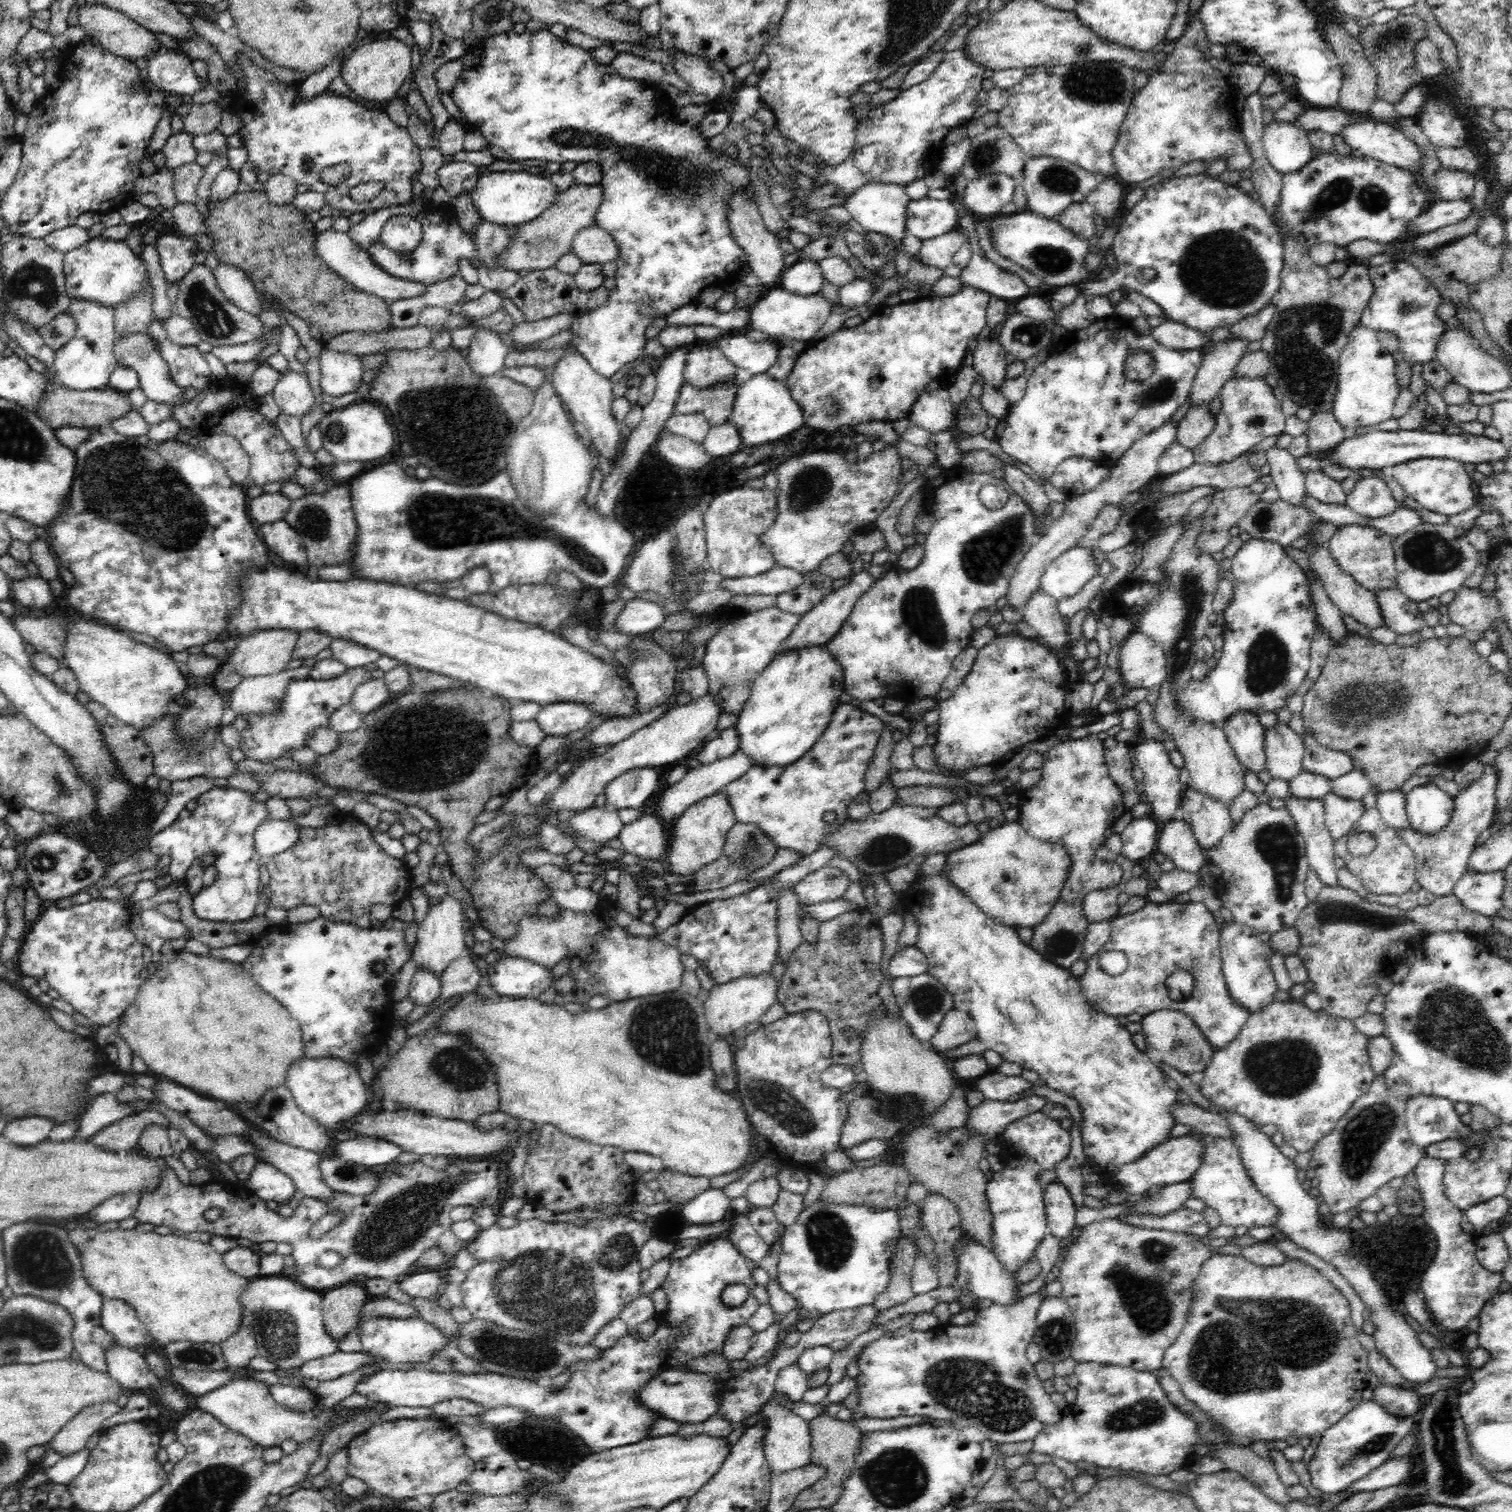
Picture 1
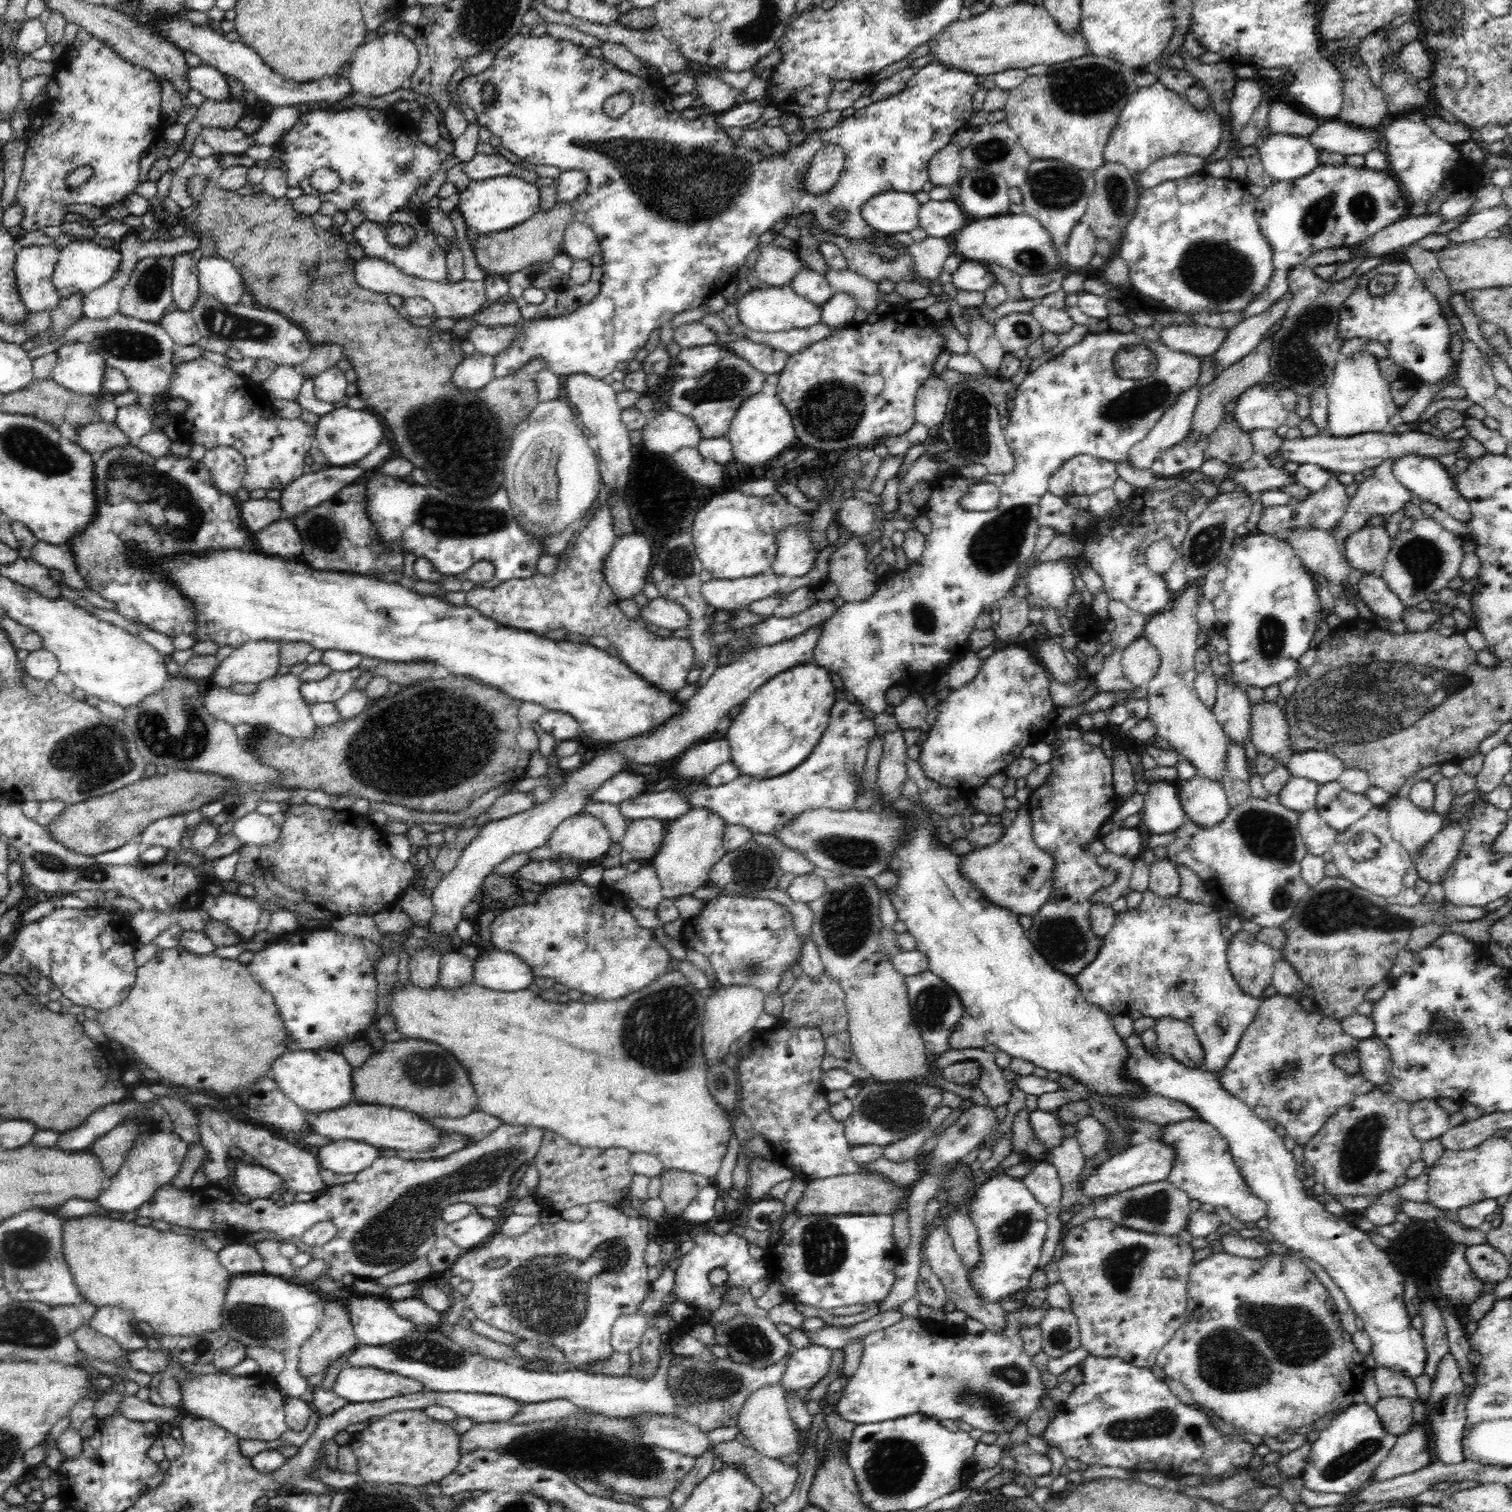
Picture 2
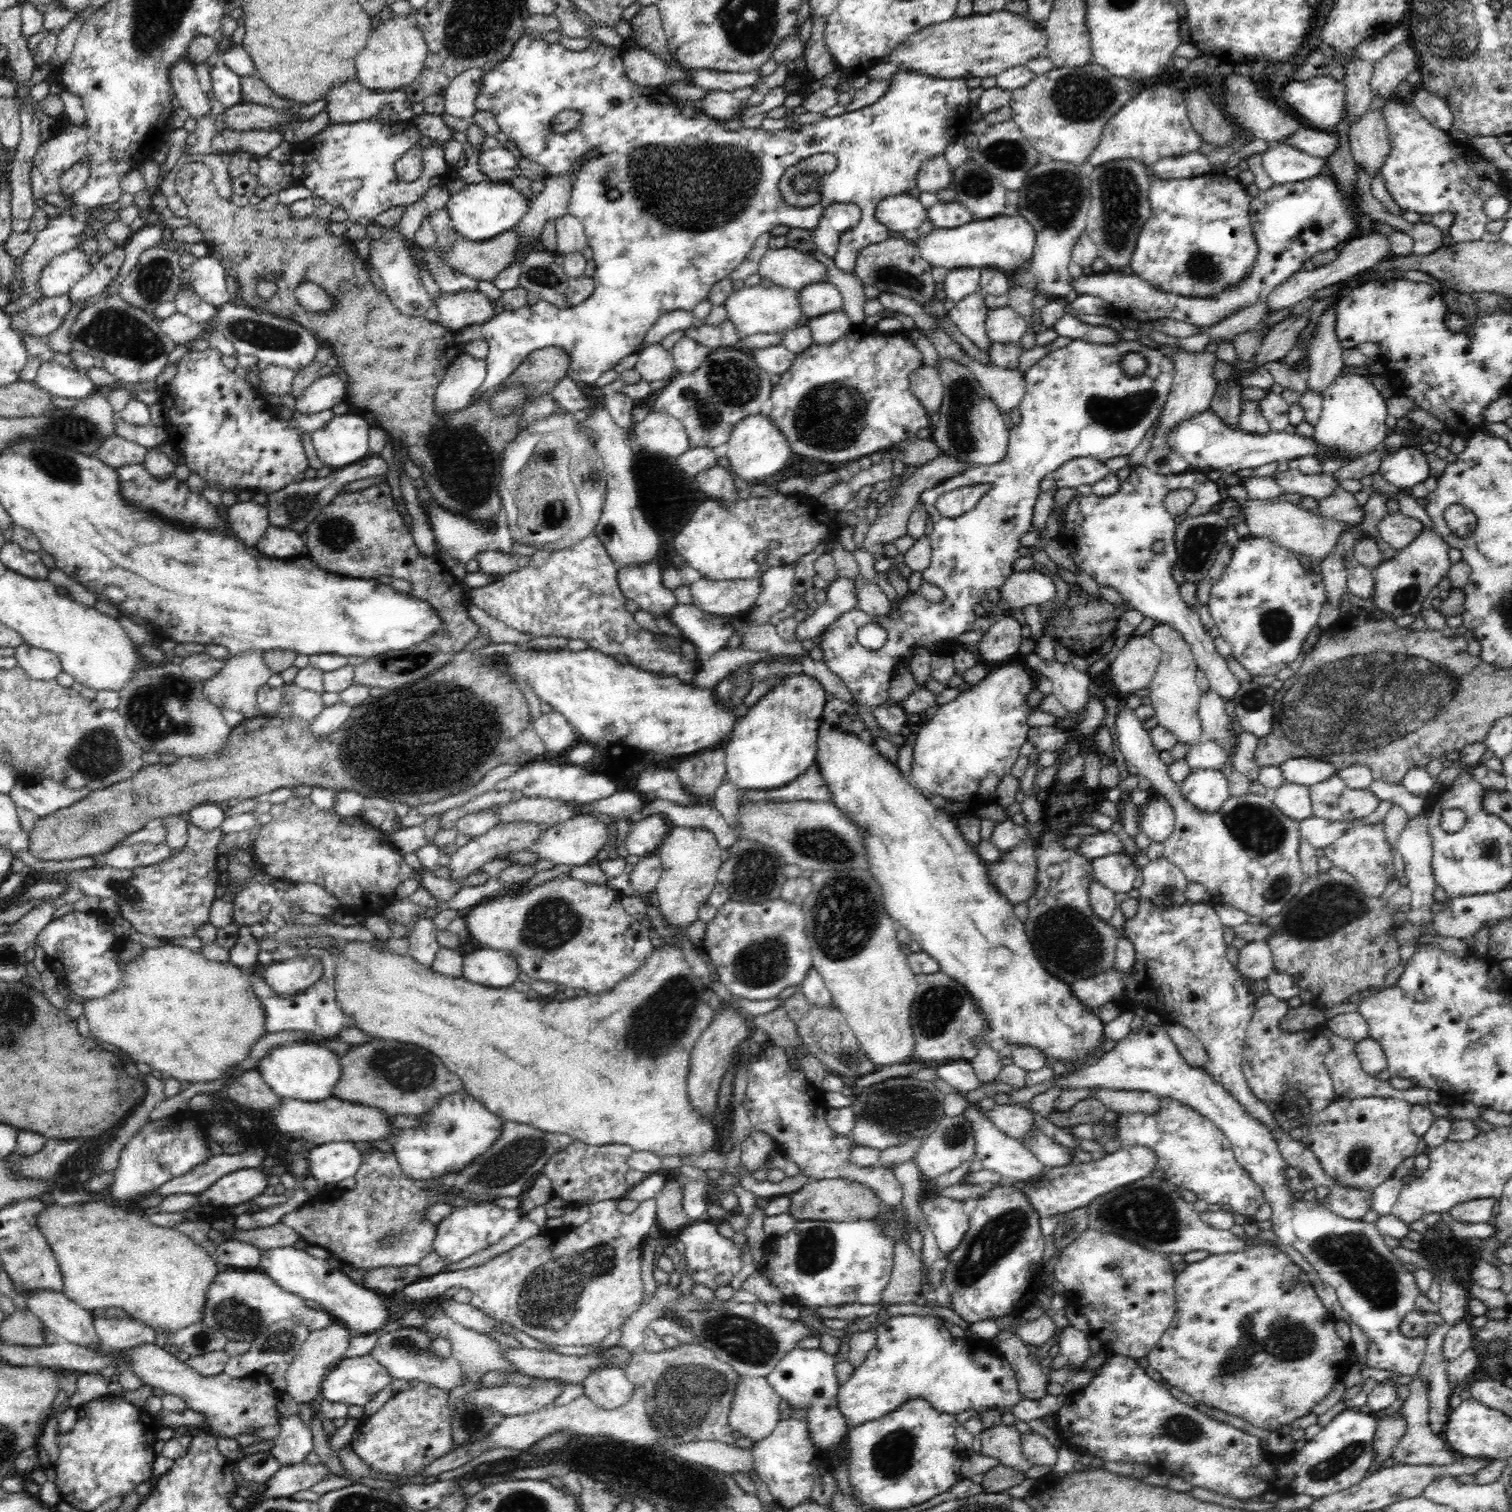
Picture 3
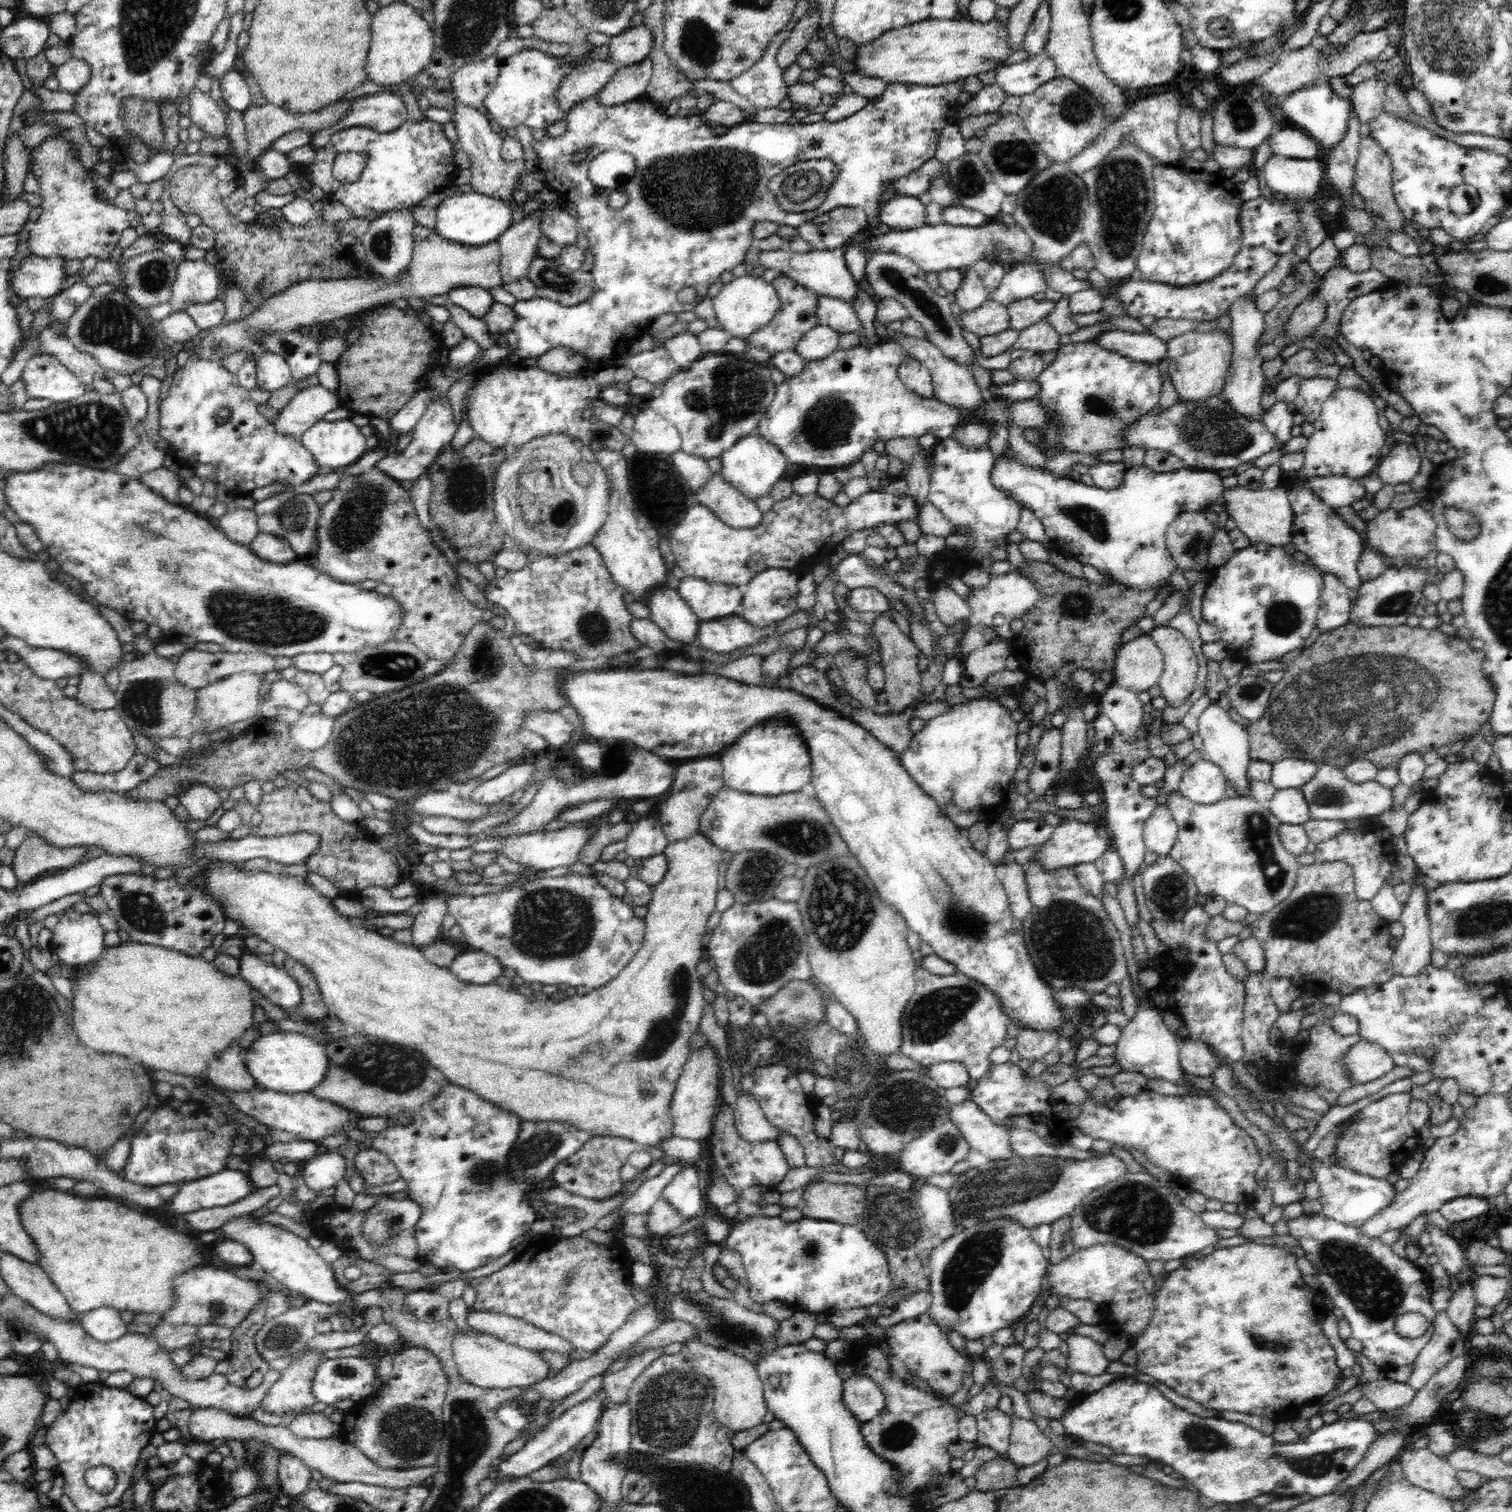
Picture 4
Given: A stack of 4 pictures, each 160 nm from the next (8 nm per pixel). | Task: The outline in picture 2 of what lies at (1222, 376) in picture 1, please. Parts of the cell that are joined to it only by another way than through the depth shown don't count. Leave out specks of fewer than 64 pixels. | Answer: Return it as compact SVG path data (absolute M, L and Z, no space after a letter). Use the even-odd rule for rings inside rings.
M1288 290L1288 293L1277 304L1274 304L1274 307L1244 320L1230 331L1224 338L1222 346L1213 355L1216 375L1220 375L1244 356L1253 352L1263 340L1266 332L1284 318L1290 302L1292 302L1292 293Z

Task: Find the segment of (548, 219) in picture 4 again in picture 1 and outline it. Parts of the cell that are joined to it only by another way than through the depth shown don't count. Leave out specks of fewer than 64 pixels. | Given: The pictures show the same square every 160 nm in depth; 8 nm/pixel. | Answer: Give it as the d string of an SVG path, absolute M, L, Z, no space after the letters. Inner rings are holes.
M594 224L576 232L571 252L580 258L582 264L610 264L620 256L618 242L608 231Z

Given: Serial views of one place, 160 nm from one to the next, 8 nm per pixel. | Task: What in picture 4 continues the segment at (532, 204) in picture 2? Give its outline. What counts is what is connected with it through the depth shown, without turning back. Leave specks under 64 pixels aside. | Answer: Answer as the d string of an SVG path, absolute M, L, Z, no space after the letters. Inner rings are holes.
M474 190L466 193L454 193L435 206L436 224L434 234L463 245L482 246L497 241L512 224L512 205L506 199L486 196Z

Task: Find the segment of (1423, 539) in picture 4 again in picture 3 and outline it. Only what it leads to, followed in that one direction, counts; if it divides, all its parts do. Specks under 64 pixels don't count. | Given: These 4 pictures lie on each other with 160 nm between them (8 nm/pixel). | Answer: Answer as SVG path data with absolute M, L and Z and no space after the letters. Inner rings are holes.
M1399 512L1388 513L1378 524L1378 531L1380 531L1379 535L1382 540L1388 542L1397 551L1408 546L1423 528L1423 522L1416 520L1416 518L1402 516Z

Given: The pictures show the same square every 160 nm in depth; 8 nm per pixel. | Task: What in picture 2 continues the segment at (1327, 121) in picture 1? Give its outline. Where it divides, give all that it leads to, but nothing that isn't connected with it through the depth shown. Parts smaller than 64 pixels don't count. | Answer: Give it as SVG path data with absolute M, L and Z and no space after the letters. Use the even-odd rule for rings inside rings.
M1276 102L1272 106L1272 116L1268 116L1266 125L1269 126L1271 134L1294 135L1307 138L1321 123L1322 120L1298 114L1290 106L1286 106L1282 102Z

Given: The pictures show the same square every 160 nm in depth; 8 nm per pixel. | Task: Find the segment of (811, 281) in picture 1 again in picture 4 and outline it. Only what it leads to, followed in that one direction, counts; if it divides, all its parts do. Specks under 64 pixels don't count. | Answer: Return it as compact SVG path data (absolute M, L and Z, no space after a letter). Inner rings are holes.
M820 295L816 315L818 315L819 324L839 334L852 333L862 329L862 324L856 311L854 311L853 304L840 298Z

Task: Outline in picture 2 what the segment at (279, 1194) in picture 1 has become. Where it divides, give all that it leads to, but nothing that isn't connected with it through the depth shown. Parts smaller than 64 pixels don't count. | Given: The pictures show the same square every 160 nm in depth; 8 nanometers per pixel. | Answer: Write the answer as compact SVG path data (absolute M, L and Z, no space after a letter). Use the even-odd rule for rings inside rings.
M238 1162L235 1168L235 1184L238 1190L248 1198L269 1198L280 1188L285 1188L283 1178L273 1170L258 1164Z

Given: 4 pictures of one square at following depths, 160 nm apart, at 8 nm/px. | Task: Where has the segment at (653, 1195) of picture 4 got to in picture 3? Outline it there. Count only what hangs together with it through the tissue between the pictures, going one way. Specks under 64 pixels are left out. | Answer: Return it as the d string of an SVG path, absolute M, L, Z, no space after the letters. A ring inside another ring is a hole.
M648 1198L639 1202L637 1208L627 1214L618 1211L619 1200L602 1200L589 1205L590 1217L580 1226L569 1227L567 1229L558 1232L544 1232L528 1238L508 1252L496 1256L496 1258L490 1259L490 1262L486 1262L484 1266L474 1266L474 1268L468 1268L468 1270L456 1270L456 1272L440 1272L432 1277L422 1277L417 1282L412 1282L407 1286L404 1286L400 1291L401 1295L408 1296L408 1298L414 1299L414 1302L424 1302L425 1300L441 1299L442 1296L450 1289L456 1286L458 1289L468 1289L472 1293L472 1299L470 1305L472 1307L481 1310L486 1316L492 1318L498 1323L506 1323L506 1325L512 1325L516 1330L520 1330L538 1342L544 1342L544 1344L551 1345L564 1345L564 1346L592 1346L592 1344L598 1344L602 1342L606 1337L620 1328L625 1319L631 1316L635 1310L638 1310L642 1304L645 1304L645 1289L643 1288L643 1271L642 1271L642 1256L644 1254L642 1248L642 1238L648 1234L648 1231L652 1226L656 1225L656 1199Z

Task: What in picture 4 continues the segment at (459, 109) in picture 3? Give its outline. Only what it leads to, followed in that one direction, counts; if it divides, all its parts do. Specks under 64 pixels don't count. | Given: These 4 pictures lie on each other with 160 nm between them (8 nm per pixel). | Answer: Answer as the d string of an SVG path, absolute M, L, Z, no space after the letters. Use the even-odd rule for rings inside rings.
M496 53L484 60L466 62L450 78L454 101L458 105L478 108L496 84L503 64L503 59L496 57Z

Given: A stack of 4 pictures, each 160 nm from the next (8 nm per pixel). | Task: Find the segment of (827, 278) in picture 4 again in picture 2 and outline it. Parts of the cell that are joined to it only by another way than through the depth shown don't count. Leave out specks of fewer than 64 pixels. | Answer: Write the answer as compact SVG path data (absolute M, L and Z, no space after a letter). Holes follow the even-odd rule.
M773 244L760 248L755 266L755 275L759 282L776 287L790 284L794 275L806 267L798 255Z

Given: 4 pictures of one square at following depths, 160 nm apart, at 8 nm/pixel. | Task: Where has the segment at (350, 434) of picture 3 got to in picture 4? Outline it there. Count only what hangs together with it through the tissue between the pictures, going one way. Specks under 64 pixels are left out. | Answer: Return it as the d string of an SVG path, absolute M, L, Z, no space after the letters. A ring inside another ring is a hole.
M360 419L336 422L320 420L304 432L300 442L304 449L308 450L308 453L316 459L319 466L330 466L336 471L341 471L348 465L354 464L367 453L367 438L361 432L360 423Z

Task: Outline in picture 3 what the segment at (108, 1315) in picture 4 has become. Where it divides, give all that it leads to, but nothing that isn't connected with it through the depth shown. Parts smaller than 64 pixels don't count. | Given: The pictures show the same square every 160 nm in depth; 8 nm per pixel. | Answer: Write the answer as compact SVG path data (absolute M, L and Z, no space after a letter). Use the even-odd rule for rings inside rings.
M94 1318L94 1327L101 1344L114 1350L136 1348L144 1342L152 1344L155 1339L155 1331L151 1327L131 1318Z

